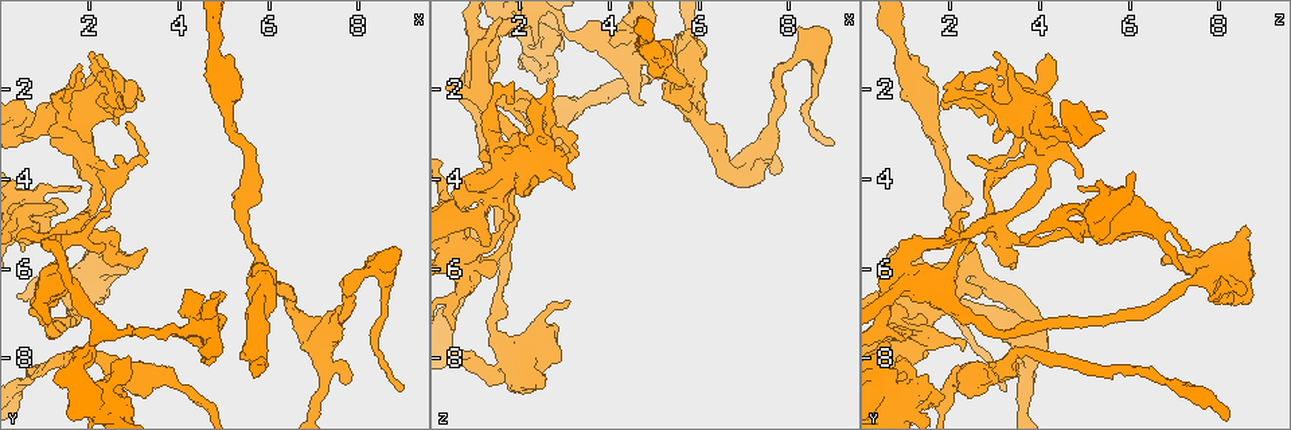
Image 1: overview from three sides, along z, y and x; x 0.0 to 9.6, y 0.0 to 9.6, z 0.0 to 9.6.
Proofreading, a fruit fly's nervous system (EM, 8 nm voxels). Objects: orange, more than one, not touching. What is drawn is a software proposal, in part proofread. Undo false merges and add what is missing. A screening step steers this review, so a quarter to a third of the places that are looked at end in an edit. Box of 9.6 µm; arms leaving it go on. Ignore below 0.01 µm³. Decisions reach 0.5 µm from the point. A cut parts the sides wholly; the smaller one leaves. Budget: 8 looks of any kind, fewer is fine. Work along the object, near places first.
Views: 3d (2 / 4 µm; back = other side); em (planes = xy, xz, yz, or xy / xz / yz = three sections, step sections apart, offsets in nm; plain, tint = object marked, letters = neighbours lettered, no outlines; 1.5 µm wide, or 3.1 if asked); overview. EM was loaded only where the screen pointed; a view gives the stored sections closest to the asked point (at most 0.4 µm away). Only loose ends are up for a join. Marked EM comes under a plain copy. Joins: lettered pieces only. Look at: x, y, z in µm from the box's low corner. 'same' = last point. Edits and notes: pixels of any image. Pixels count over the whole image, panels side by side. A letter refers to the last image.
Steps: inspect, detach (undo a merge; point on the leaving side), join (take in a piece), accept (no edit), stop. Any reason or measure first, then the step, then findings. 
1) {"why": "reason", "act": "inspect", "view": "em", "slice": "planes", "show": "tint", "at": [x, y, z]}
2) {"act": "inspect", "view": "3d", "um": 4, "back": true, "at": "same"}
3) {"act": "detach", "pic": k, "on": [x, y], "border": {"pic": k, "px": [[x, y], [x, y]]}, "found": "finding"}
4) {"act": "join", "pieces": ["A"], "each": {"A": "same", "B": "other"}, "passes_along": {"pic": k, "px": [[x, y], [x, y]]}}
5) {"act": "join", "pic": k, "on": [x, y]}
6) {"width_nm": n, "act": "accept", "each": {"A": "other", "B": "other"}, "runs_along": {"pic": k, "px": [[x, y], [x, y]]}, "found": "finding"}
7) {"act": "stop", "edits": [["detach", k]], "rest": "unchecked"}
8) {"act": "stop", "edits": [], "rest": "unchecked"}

{"why": "an open end", "act": "inspect", "view": "em", "slice": "planes", "show": "tint", "at": [3.05, 5.95, 6.80]}

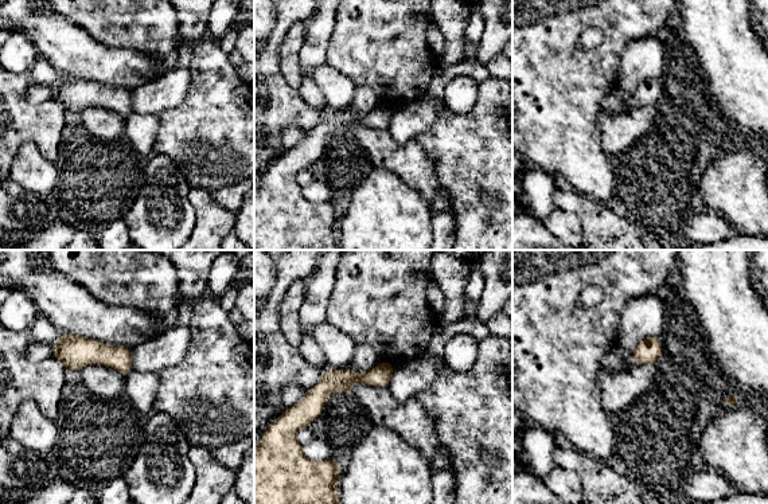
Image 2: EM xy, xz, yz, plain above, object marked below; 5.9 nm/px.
{"act": "inspect", "view": "em", "slice": "planes", "show": "letters", "at": "same"}

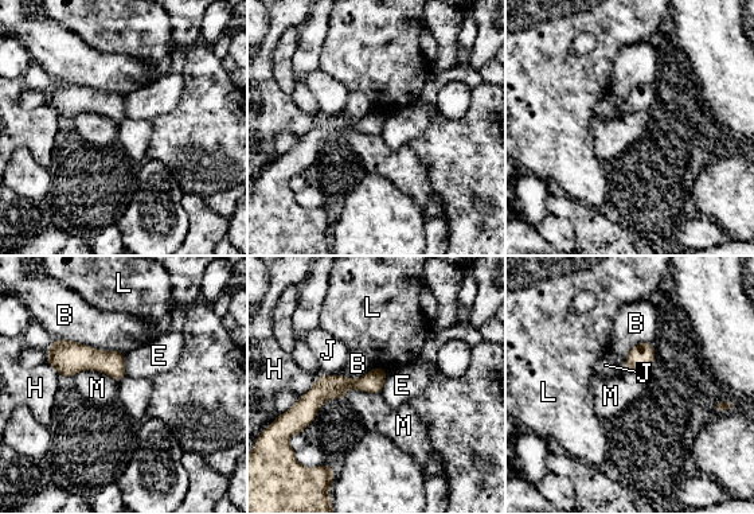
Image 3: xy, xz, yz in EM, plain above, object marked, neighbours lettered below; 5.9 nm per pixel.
{"longest_contact_nm": ["B", 440], "act": "accept", "each": {"B": "other", "E": "other", "H": "other", "J": "other", "L": "other", "M": "other"}, "border": {"pic": 3, "px": [[70, 376], [100, 370], [117, 382]]}, "found": "no lettered piece goes on from it"}

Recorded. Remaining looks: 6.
{"act": "inspect", "view": "3d", "um": 2, "back": true, "at": [9.05, 8.70, 3.25]}

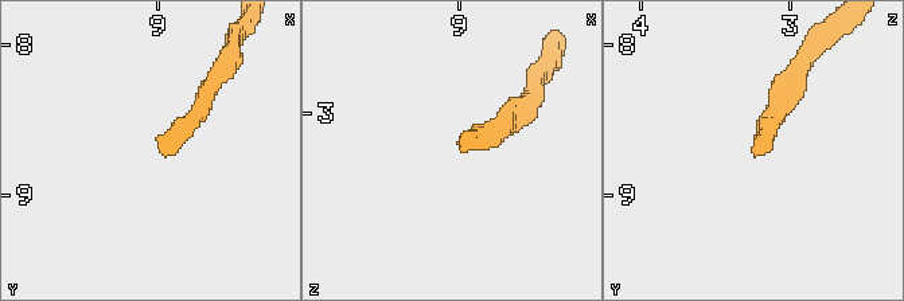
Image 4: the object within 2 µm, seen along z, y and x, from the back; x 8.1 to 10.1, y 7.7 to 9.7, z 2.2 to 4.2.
{"why": "now the EM", "act": "inspect", "view": "em", "slice": "planes", "show": "letters", "at": [9.00, 8.66, 3.24]}

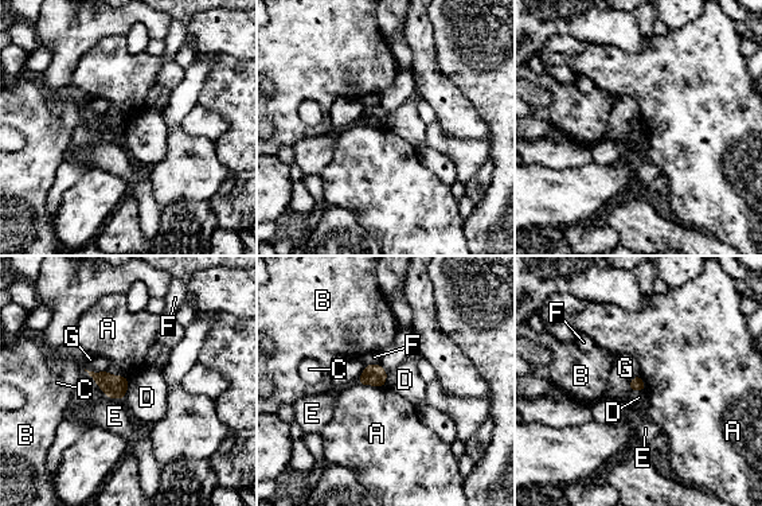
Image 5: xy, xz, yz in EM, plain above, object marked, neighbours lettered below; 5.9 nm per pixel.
{"width_nm": 80, "act": "accept", "each": {"A": "other", "B": "other", "C": "other", "D": "other", "E": "other", "F": "other", "G": "other"}, "found": "none of them fits"}

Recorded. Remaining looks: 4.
{"why": "sudden change in width", "act": "inspect", "view": "3d", "um": 2, "at": [1.30, 4.20, 5.60]}

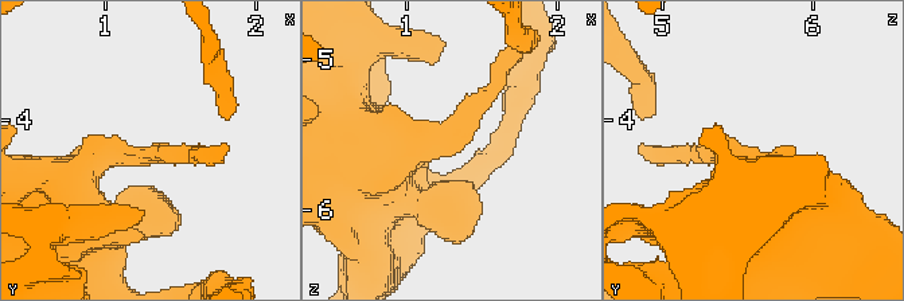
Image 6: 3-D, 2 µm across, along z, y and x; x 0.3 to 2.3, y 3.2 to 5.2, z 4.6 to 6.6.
{"why": "shape alone is not enough", "act": "inspect", "view": "em", "slice": "xz", "step": 4, "show": "letters", "at": [1.26, 4.24, 5.54]}

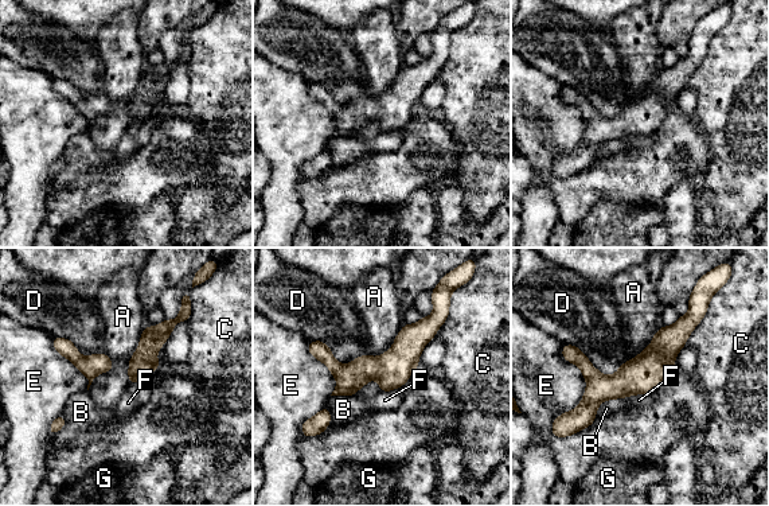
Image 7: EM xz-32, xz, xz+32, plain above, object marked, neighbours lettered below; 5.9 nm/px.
{"act": "accept", "each": {"A": "other", "B": "other", "C": "other", "D": "other", "E": "other", "F": "other", "G": "other"}, "border": {"pic": 7, "px": [[147, 323], [129, 359], [128, 384]]}, "found": "all the same neuron"}

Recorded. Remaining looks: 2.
{"act": "stop", "edits": [], "rest": "unchecked"}

